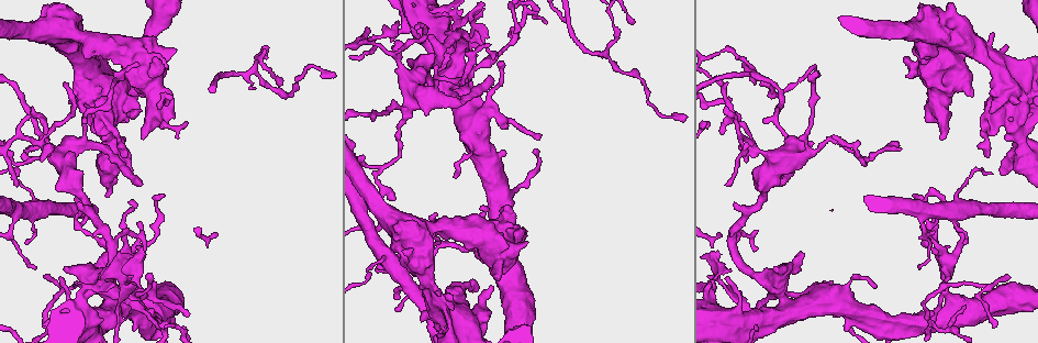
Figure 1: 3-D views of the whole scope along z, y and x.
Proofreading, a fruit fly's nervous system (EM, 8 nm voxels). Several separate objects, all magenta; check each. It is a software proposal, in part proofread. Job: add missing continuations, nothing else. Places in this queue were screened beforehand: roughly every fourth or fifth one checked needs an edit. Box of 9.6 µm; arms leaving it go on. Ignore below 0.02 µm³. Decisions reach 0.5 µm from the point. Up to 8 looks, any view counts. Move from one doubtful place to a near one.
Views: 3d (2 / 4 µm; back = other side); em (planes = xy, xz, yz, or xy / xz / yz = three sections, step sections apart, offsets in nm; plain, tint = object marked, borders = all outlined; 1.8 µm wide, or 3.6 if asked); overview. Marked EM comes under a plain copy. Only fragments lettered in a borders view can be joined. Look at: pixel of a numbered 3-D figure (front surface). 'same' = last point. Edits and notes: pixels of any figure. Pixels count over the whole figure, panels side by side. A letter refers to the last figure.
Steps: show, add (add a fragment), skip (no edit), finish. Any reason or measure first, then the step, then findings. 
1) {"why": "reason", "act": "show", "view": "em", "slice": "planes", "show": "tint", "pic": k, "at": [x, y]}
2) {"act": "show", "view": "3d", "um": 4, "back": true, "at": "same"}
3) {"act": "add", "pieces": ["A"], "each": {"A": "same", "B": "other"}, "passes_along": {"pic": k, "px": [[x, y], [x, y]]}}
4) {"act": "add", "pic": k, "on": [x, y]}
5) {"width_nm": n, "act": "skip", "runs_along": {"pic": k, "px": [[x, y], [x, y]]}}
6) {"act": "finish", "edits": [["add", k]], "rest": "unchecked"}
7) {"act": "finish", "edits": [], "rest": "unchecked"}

{"why": "sudden change in width", "act": "show", "view": "em", "um": 3.6, "slice": "planes", "show": "borders", "pic": 1, "at": [117, 96]}

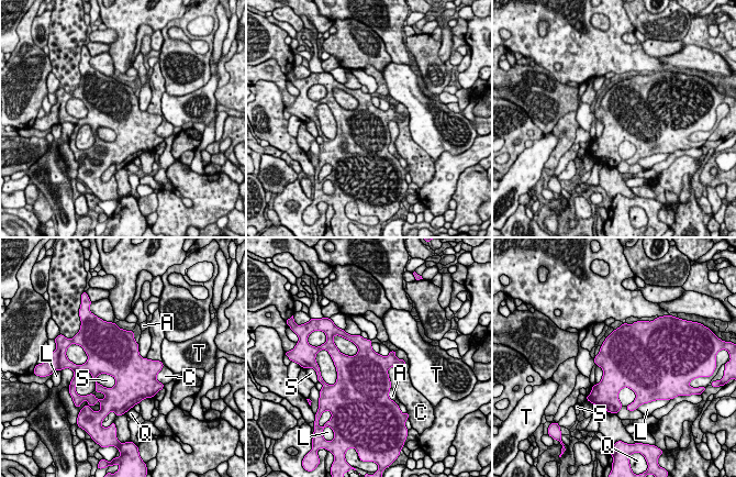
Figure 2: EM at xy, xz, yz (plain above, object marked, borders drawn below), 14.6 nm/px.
{"act": "skip", "each": {"A": "other", "C": "other", "L": "other", "Q": "other", "S": "other", "T": "other"}, "border": {"pic": 2, "px": [[96, 377], [110, 374], [116, 383]]}, "found": "none of them fits"}

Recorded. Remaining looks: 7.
{"why": "thin end", "act": "show", "view": "3d", "um": 4, "pic": 1, "at": [36, 268]}

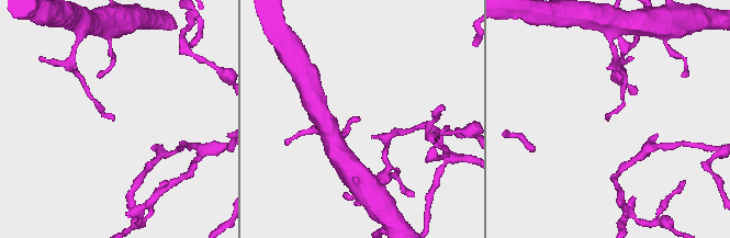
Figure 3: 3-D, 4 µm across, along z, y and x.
{"why": "shape alone is not enough", "act": "show", "view": "em", "slice": "xy", "step": 16, "show": "borders", "pic": 3, "at": [114, 117]}

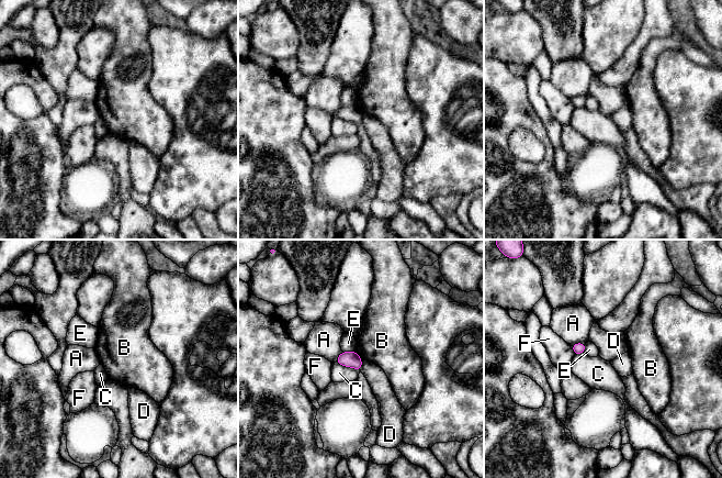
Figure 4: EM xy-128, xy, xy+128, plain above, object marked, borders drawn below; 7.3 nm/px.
{"act": "show", "view": "em", "slice": "planes", "show": "borders", "at": "same"}

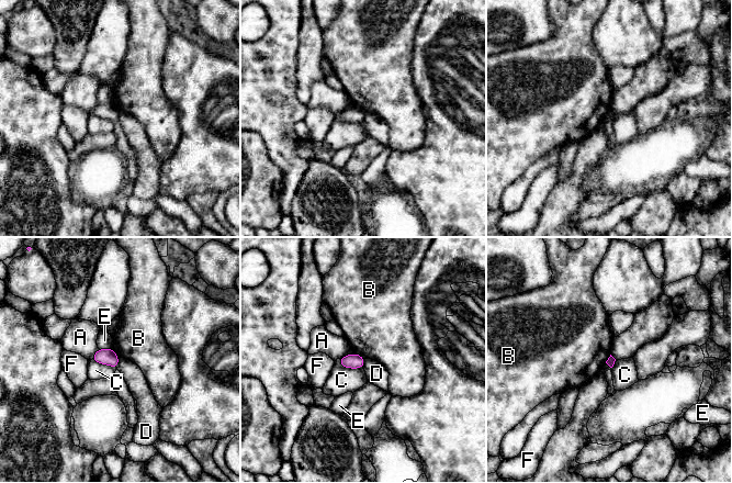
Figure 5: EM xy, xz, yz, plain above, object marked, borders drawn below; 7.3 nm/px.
{"longest_contact_nm": ["C", 190], "act": "skip", "each": {"A": "other", "B": "other", "C": "other", "D": "other", "E": "other", "F": "other"}, "border": {"pic": 5, "px": [[119, 359], [116, 368]]}, "found": "no lettered fragment goes on from it"}

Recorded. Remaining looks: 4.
{"why": "abrupt turn", "act": "show", "view": "em", "slice": "xz", "step": 16, "show": "tint", "pic": 1, "at": [716, 275]}

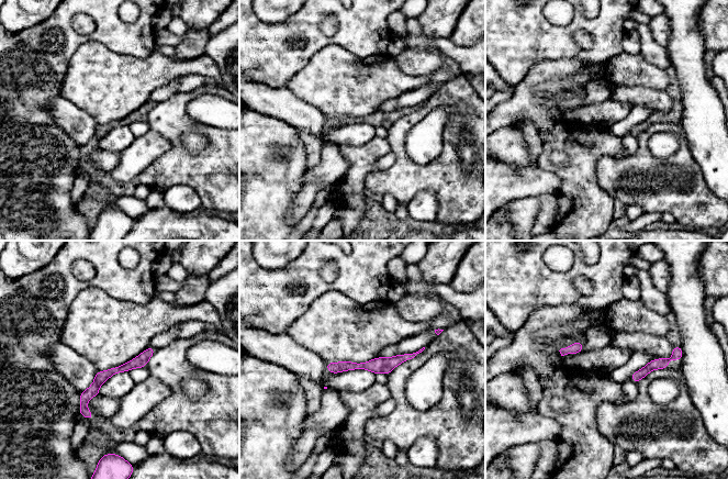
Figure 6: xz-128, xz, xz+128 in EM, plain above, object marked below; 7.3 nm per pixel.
{"act": "show", "view": "em", "slice": "planes", "show": "tint", "at": "same"}

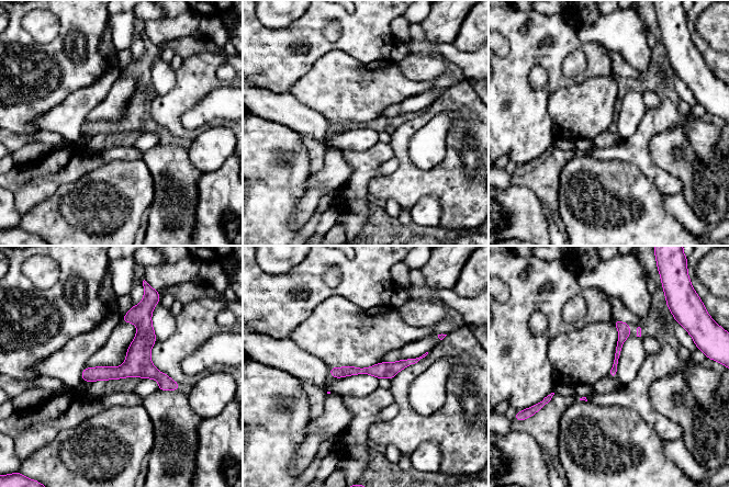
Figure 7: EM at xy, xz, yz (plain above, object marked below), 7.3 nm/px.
{"act": "show", "view": "em", "slice": "planes", "show": "borders", "at": "same"}

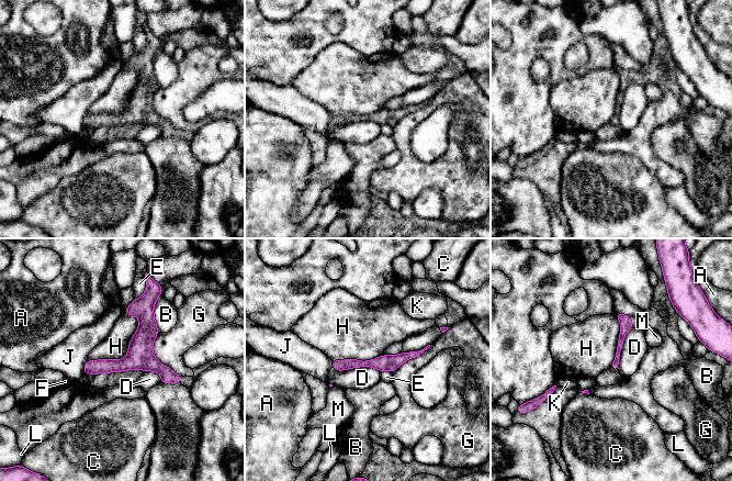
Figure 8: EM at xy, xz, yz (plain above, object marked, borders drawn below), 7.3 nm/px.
{"longest_contact_nm": ["H", 500], "act": "skip", "each": {"A": "other", "B": "other", "C": "other", "D": "other", "E": "other", "F": "other", "G": "other", "H": "other", "J": "other", "K": "other", "L": "other", "M": "other"}, "found": "no lettered fragment goes on from it"}

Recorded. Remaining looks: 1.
{"act": "finish", "edits": [], "rest": "unchecked"}

